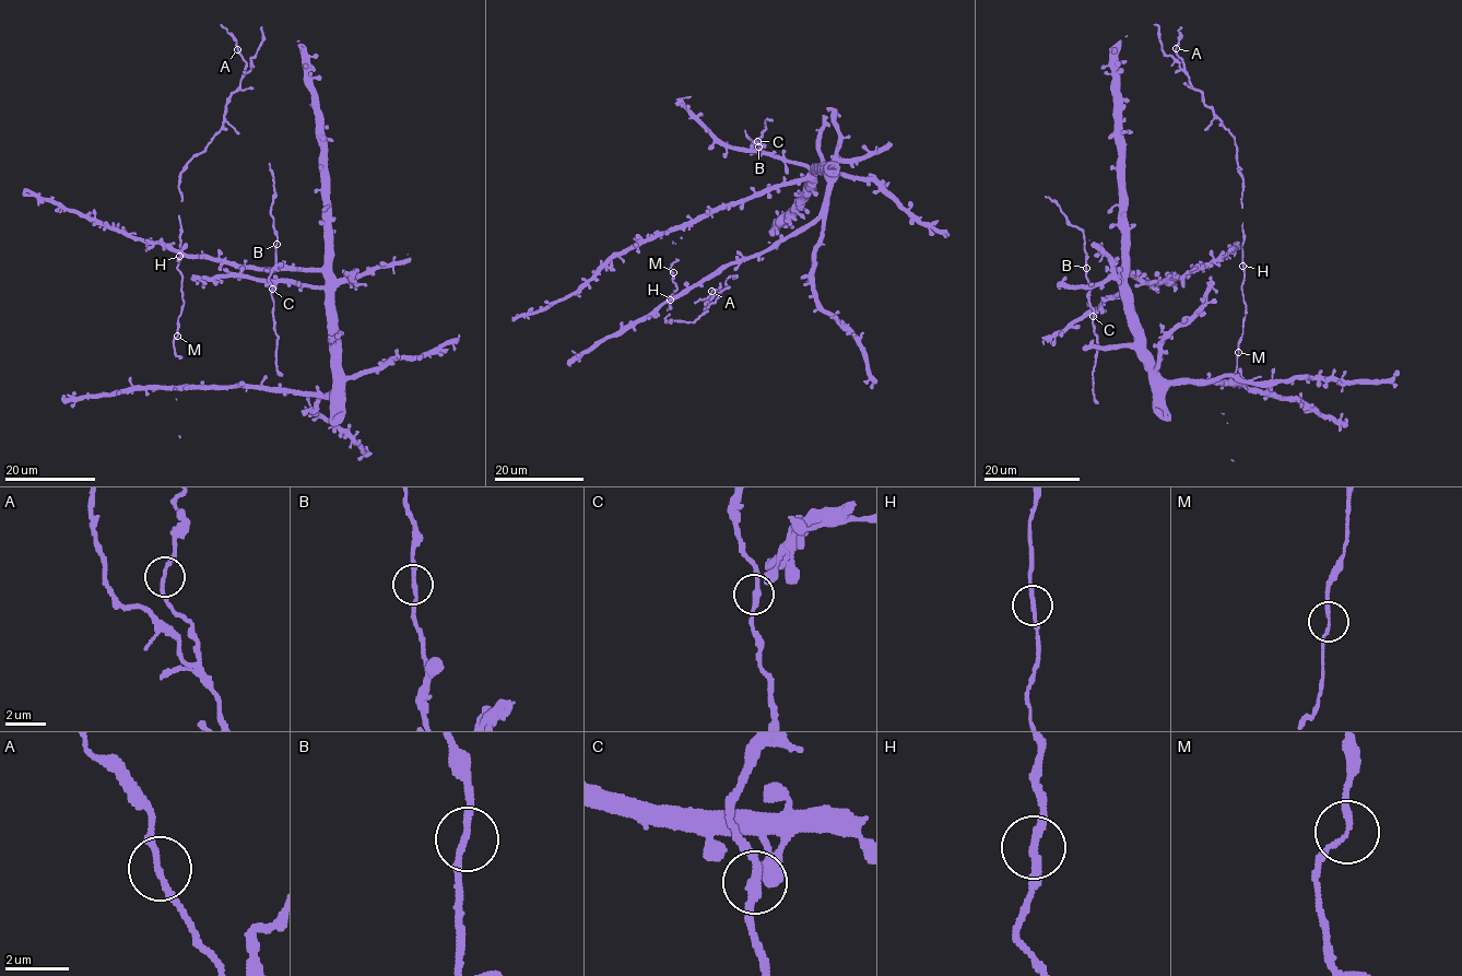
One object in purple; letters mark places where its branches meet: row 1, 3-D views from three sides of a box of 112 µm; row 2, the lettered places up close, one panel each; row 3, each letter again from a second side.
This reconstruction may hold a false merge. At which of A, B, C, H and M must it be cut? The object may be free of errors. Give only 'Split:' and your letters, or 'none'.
Split: none

